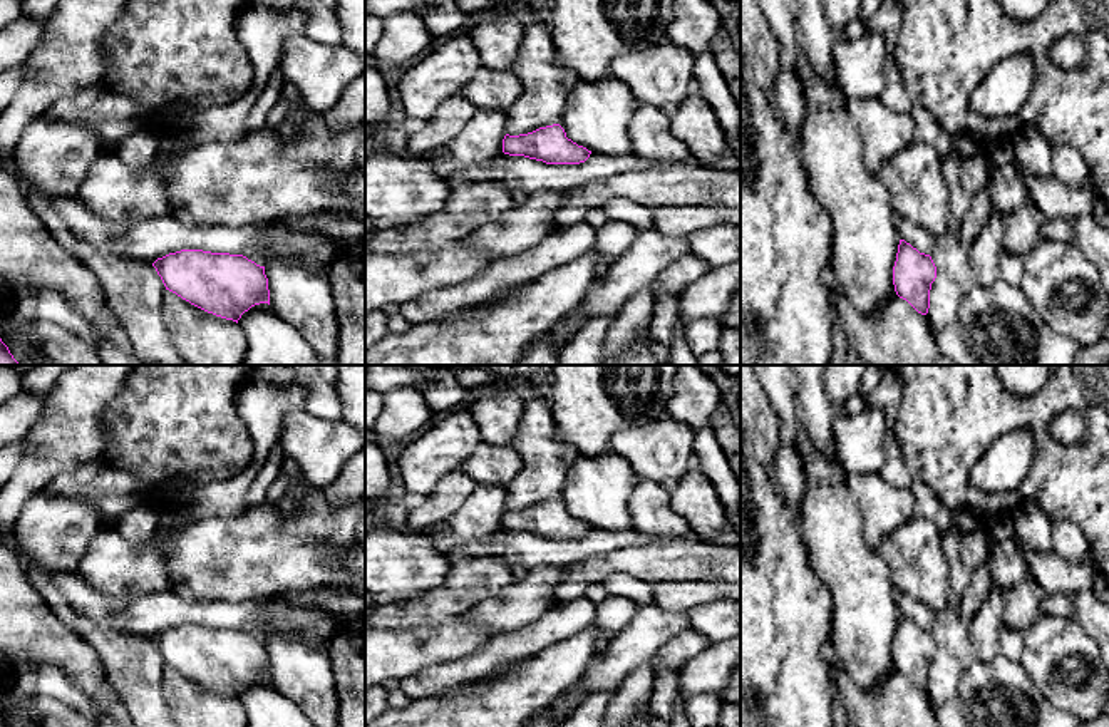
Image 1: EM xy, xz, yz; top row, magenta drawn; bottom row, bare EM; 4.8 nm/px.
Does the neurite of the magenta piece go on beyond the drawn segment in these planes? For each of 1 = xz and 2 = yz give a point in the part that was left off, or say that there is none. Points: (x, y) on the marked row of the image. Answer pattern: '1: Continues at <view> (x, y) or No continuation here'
1: No continuation here
2: No continuation here

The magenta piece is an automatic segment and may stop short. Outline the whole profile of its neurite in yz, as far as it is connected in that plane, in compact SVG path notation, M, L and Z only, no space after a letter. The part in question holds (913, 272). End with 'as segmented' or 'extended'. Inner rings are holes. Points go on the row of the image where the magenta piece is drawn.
M900 240L893 266L893 285L900 298L906 300L918 313L930 308L930 290L936 278L936 266L930 255L920 253L905 240Z; as segmented

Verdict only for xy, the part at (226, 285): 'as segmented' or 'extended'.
as segmented

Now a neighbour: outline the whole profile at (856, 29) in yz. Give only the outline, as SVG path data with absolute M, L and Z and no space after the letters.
M854 20L853 23L846 25L841 30L836 30L833 34L836 42L844 42L844 40L854 40L861 37L866 32L866 25L863 25L859 20Z

